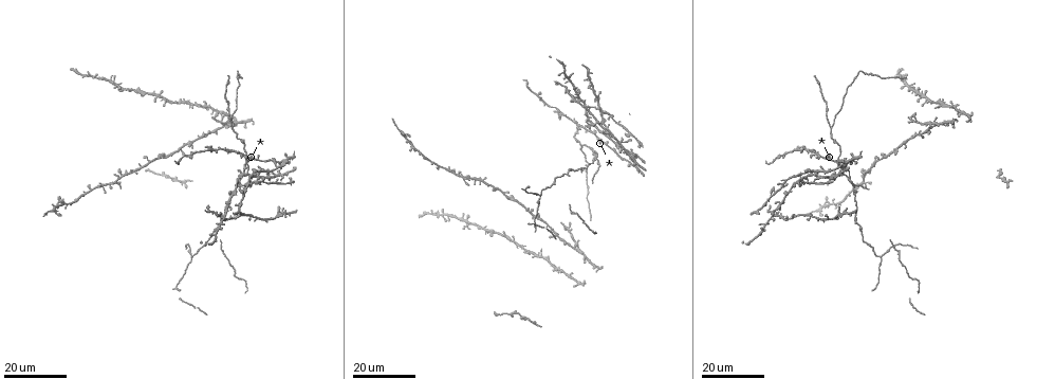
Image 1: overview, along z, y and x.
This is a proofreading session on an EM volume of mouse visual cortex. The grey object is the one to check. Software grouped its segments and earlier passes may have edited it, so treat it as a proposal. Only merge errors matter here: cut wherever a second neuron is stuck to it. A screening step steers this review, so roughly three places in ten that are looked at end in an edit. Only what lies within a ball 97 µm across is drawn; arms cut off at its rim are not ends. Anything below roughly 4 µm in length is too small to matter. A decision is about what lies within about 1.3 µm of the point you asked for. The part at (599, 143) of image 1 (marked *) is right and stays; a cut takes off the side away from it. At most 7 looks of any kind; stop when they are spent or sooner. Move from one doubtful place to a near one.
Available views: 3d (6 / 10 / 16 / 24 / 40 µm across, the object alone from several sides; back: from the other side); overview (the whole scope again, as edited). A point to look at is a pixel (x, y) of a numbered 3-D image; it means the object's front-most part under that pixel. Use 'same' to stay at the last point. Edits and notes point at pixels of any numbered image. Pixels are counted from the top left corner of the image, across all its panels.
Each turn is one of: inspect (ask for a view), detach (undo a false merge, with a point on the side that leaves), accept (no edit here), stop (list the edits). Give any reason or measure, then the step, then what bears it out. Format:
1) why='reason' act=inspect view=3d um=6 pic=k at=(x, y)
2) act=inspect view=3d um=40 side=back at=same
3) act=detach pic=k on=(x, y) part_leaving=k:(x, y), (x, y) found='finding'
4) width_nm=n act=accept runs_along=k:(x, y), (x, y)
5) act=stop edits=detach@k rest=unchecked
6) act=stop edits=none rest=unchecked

why='four-way junction' act=inspect view=3d um=16 pic=1 at=(226, 210)

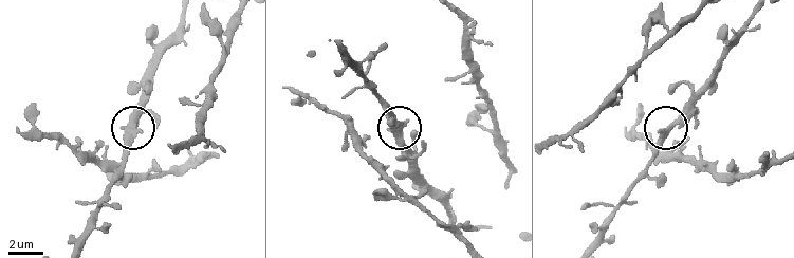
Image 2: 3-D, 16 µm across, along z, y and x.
act=inspect view=3d um=10 pic=2 at=(664, 134)

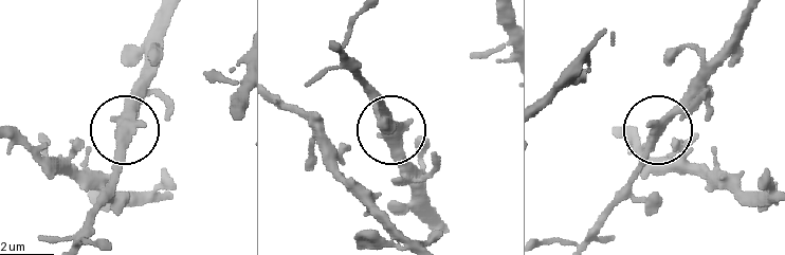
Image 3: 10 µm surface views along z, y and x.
arms=4 act=accept runs_along=3:(169, 16), (114, 184) found='one neuron here'

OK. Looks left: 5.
why='two arms in line, one across' act=inspect view=3d um=24 pic=1 at=(616, 121)

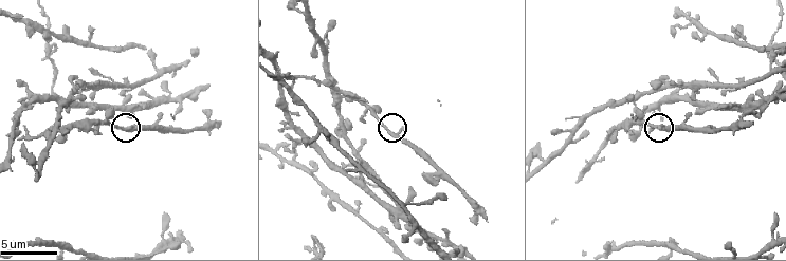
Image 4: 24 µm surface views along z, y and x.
act=inspect view=3d um=10 pic=4 at=(124, 129)

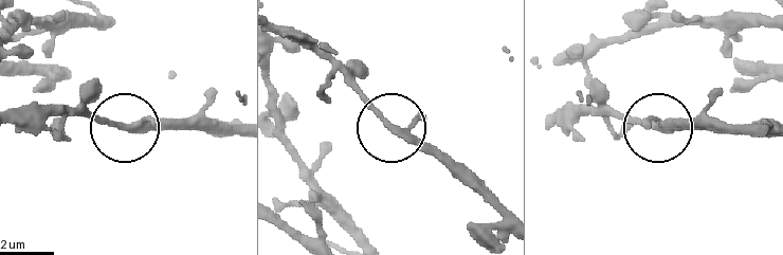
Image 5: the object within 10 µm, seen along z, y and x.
arms=3 act=accept runs_along=5:(277, 25), (297, 32), (386, 121), (414, 134), (445, 166) found='all the same neuron'

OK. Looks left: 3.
why='branch point' act=inspect view=3d um=24 pic=1 at=(233, 128)

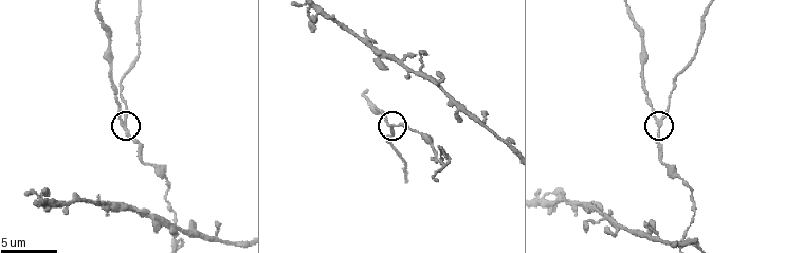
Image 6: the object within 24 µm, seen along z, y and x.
why='zoom in' act=inspect view=3d um=6 pic=6 at=(123, 121)

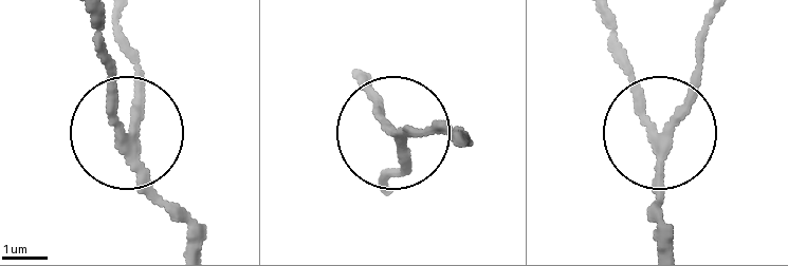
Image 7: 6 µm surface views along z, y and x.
arms=3 act=detach pic=7 on=(109, 83) part_leaving=7:(129, 146), (95, 24) found='a second neuron is stuck on'

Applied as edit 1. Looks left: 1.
act=stop edits=detach@7 rest=unchecked

